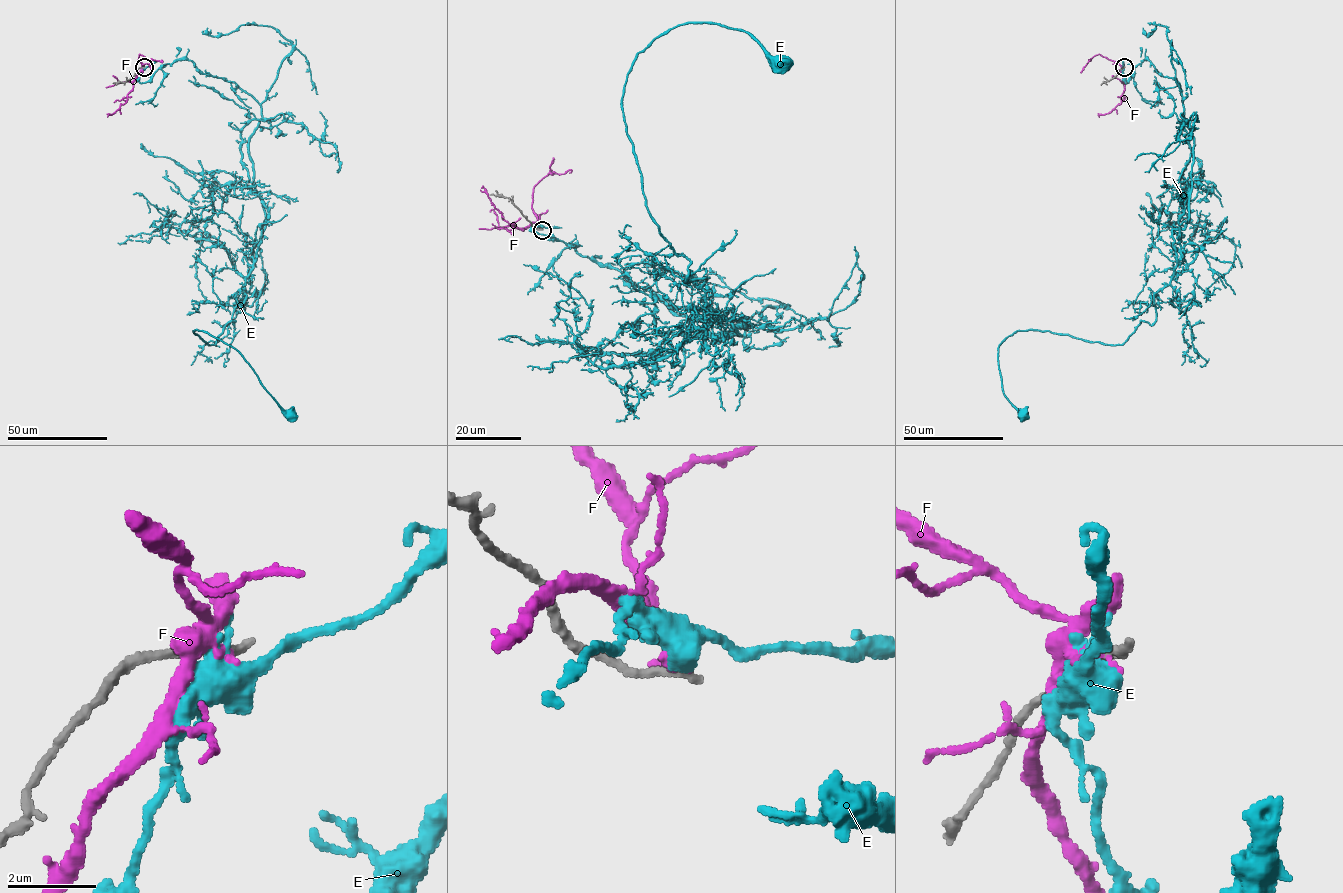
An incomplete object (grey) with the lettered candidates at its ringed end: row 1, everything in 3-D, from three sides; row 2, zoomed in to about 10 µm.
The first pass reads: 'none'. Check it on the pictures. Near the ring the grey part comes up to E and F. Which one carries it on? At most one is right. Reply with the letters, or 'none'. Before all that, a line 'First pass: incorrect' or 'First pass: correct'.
First pass: correct
none

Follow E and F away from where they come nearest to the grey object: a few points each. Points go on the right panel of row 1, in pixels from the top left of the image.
E: (1123, 67), (1179, 84), (1180, 257), (1122, 344), (1002, 342), (1024, 415)
F: (1123, 67), (1120, 70), (1125, 84), (1121, 103), (1099, 117)

